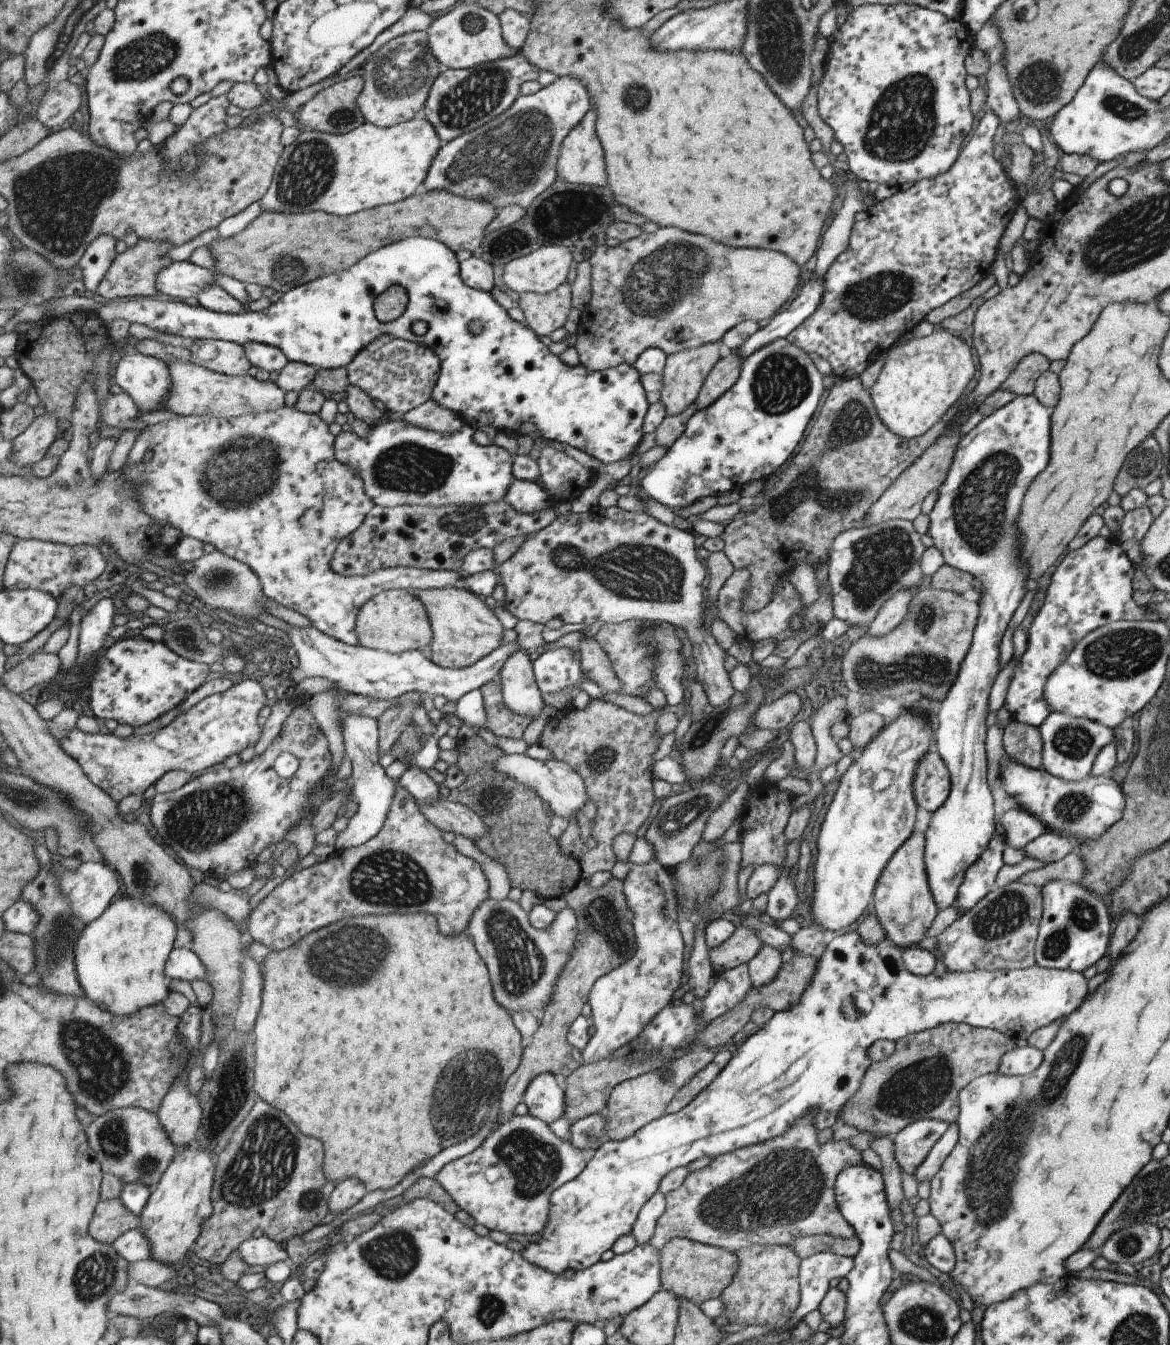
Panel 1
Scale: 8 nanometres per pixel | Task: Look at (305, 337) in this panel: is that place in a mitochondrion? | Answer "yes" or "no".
no

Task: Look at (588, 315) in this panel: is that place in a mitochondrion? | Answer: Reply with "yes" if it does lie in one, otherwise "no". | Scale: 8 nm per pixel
no

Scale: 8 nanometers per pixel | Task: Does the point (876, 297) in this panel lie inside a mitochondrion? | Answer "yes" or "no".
yes

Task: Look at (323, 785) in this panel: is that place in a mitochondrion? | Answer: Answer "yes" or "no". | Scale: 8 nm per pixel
no

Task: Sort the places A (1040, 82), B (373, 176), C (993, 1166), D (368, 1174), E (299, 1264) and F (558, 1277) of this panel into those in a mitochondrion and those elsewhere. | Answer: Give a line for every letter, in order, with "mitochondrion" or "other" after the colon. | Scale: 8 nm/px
A: mitochondrion
B: other
C: mitochondrion
D: other
E: other
F: other

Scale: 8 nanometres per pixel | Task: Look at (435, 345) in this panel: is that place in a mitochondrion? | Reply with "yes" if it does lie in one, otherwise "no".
no

